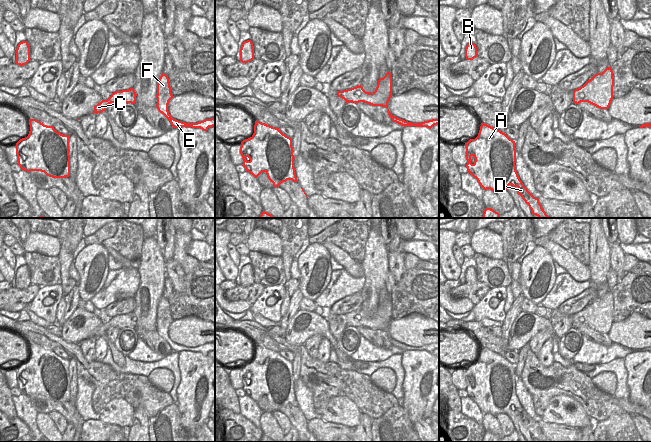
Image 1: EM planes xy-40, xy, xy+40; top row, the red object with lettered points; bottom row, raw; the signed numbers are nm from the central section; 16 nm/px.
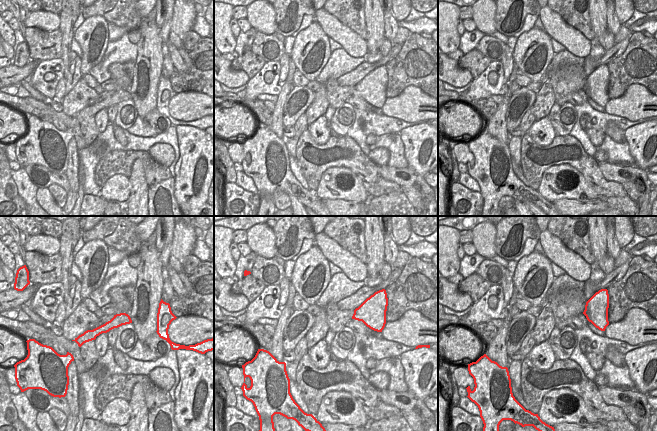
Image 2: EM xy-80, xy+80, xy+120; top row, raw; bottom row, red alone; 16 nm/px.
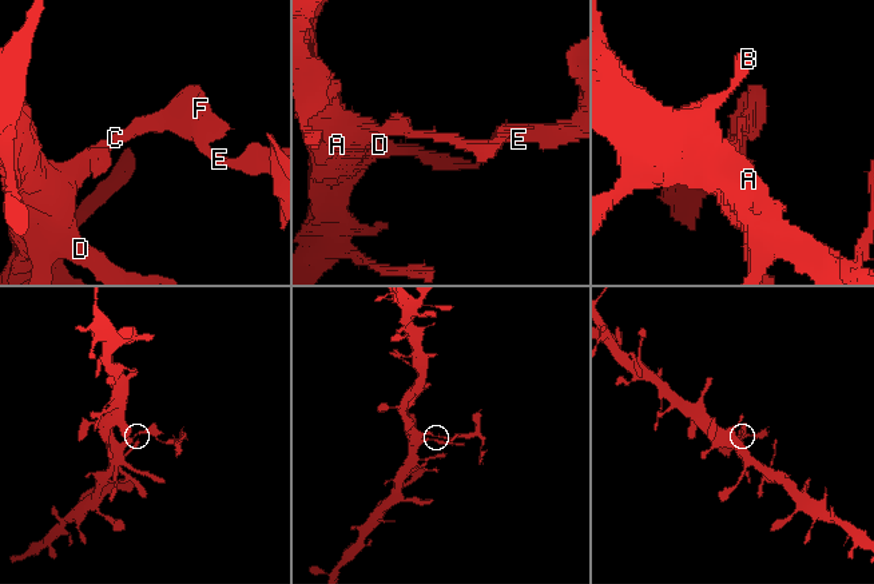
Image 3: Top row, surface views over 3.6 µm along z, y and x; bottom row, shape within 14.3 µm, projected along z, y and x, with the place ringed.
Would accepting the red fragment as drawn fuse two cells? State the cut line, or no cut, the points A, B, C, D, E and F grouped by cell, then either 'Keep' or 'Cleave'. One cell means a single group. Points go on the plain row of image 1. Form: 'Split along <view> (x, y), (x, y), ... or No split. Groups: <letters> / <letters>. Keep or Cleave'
Split along xy (388, 296), (391, 302), (391, 309). Groups: A B C D / E F. Cleave.

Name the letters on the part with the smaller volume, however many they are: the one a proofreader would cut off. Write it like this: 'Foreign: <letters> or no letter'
Foreign: E, F.

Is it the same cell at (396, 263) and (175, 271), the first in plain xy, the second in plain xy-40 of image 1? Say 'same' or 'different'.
same

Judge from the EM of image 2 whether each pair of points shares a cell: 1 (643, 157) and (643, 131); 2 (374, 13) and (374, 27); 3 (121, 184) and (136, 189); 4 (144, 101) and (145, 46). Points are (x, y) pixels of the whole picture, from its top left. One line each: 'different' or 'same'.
1: same
2: same
3: different
4: same

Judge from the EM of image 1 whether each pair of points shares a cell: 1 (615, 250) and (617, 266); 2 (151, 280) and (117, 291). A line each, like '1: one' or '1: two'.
1: one
2: two

